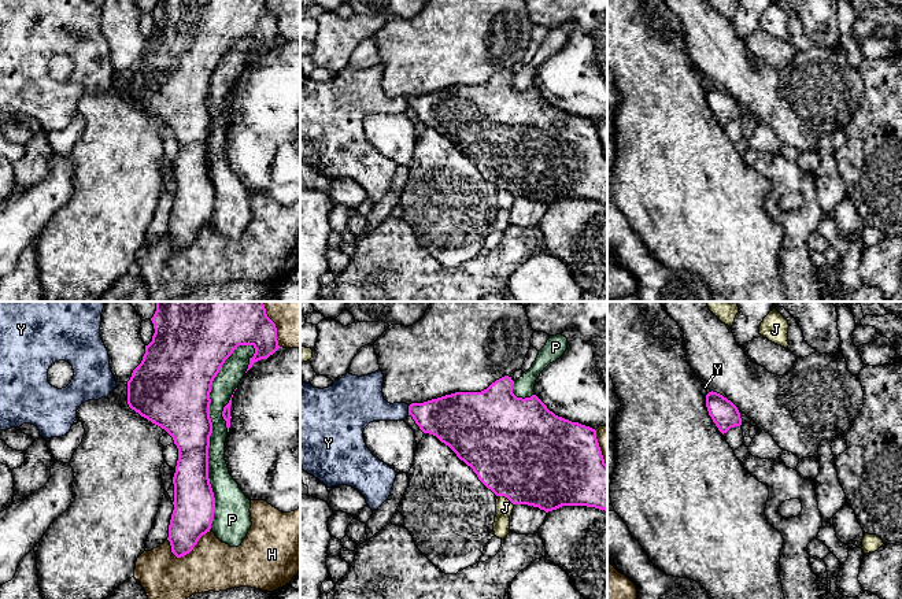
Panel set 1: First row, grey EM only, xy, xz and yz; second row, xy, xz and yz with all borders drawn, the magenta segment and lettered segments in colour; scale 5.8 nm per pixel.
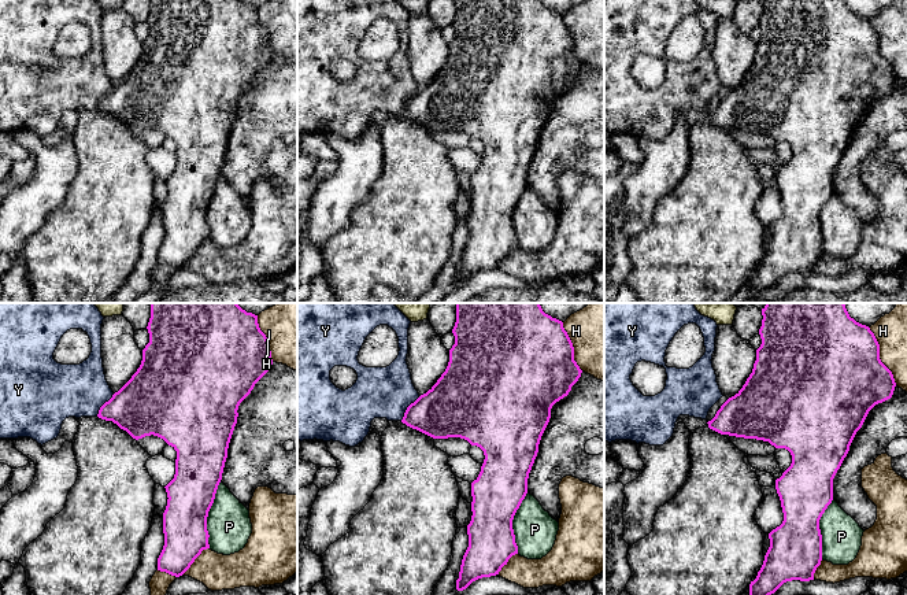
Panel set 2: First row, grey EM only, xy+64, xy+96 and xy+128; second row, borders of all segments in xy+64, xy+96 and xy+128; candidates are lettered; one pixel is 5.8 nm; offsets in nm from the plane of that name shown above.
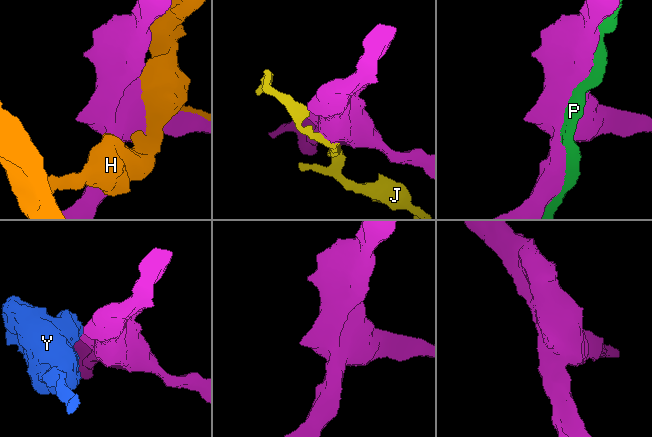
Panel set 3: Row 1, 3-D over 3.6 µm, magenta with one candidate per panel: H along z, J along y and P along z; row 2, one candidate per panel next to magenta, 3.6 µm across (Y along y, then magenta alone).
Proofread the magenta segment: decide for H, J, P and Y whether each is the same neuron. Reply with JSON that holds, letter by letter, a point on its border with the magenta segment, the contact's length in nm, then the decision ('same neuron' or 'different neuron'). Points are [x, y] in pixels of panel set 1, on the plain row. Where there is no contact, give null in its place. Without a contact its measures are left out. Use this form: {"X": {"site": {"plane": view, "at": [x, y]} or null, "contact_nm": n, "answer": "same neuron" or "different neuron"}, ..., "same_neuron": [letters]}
{"H": {"site": {"plane": "xy", "at": [191, 243]}, "contact_nm": 280, "answer": "different neuron"}, "J": {"site": {"plane": "xz", "at": [506, 189]}, "contact_nm": 110, "answer": "different neuron"}, "P": {"site": {"plane": "xy", "at": [211, 124]}, "contact_nm": 1100, "answer": "different neuron"}, "Y": {"site": {"plane": "xz", "at": [409, 103]}, "contact_nm": 60, "answer": "different neuron"}, "same_neuron": []}

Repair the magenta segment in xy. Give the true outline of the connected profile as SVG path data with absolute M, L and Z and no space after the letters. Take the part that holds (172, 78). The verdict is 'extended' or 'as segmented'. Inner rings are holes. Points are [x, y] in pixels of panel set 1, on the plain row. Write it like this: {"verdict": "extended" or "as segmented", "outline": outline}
{"verdict": "as segmented", "outline": "M156 0L151 14L155 26L152 34L145 38L141 56L133 63L127 74L127 97L141 110L164 122L178 141L178 154L173 170L174 203L167 233L171 245L181 251L193 243L203 228L210 225L215 206L215 191L208 171L208 140L212 126L210 85L212 74L239 38L252 38L255 41L247 64L255 55L273 48L280 38L276 16L267 10L265 0Z"}

